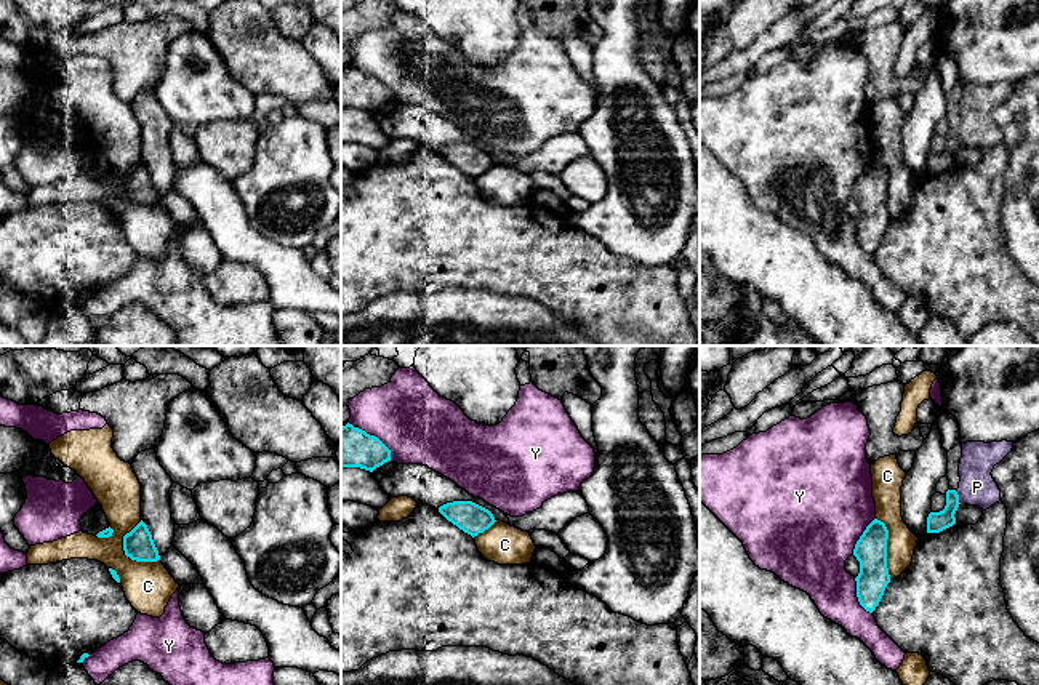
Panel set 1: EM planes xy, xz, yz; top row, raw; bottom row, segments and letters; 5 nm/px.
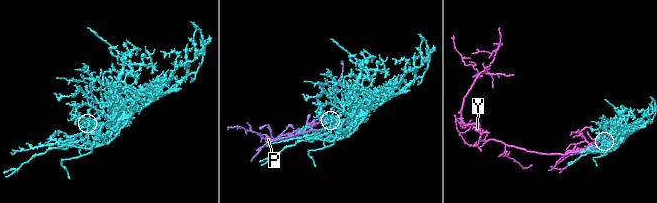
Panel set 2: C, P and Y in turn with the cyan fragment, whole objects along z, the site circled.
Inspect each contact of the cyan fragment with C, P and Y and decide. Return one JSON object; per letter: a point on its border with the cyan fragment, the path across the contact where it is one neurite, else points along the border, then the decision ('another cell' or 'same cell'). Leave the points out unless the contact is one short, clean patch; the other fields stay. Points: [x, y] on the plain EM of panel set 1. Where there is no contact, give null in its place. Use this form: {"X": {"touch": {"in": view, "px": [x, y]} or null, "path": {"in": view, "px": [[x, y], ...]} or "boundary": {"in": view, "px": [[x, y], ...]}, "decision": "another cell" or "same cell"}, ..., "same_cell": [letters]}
{"C": {"touch": {"in": "xy", "px": [125, 194]}, "decision": "another cell"}, "P": {"touch": {"in": "yz", "px": [958, 140]}, "decision": "another cell"}, "Y": {"touch": {"in": "xz", "px": [373, 77]}, "decision": "another cell"}, "same_cell": []}

